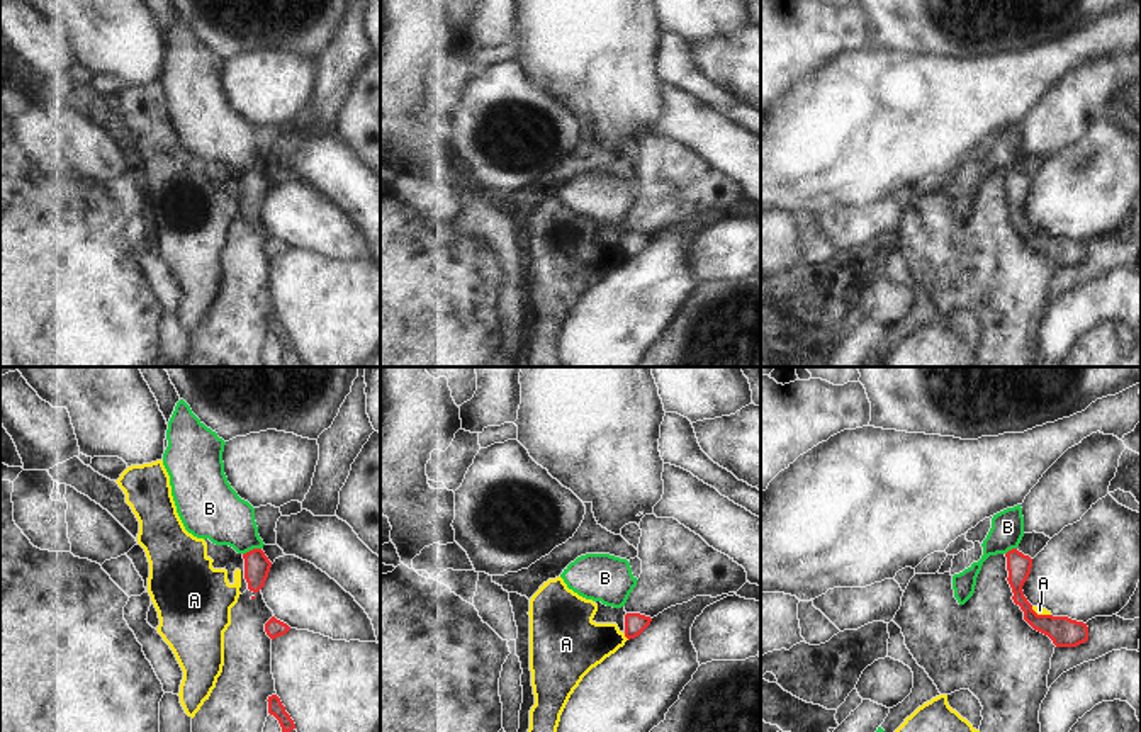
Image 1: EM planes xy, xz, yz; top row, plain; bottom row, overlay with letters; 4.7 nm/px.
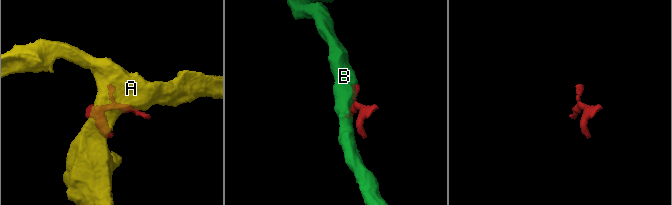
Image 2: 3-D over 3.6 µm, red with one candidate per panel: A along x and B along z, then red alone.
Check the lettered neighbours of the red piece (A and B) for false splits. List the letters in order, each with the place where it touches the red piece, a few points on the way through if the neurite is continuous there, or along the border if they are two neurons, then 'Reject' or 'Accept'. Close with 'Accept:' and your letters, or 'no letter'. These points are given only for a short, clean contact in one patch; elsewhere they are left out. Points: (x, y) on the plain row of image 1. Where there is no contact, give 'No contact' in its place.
A: Touches red at xz (627, 257). Reject
B: Touches red at xy (253, 168). Boundary: xy (260, 167), (243, 174). Reject
Accept: no letter

